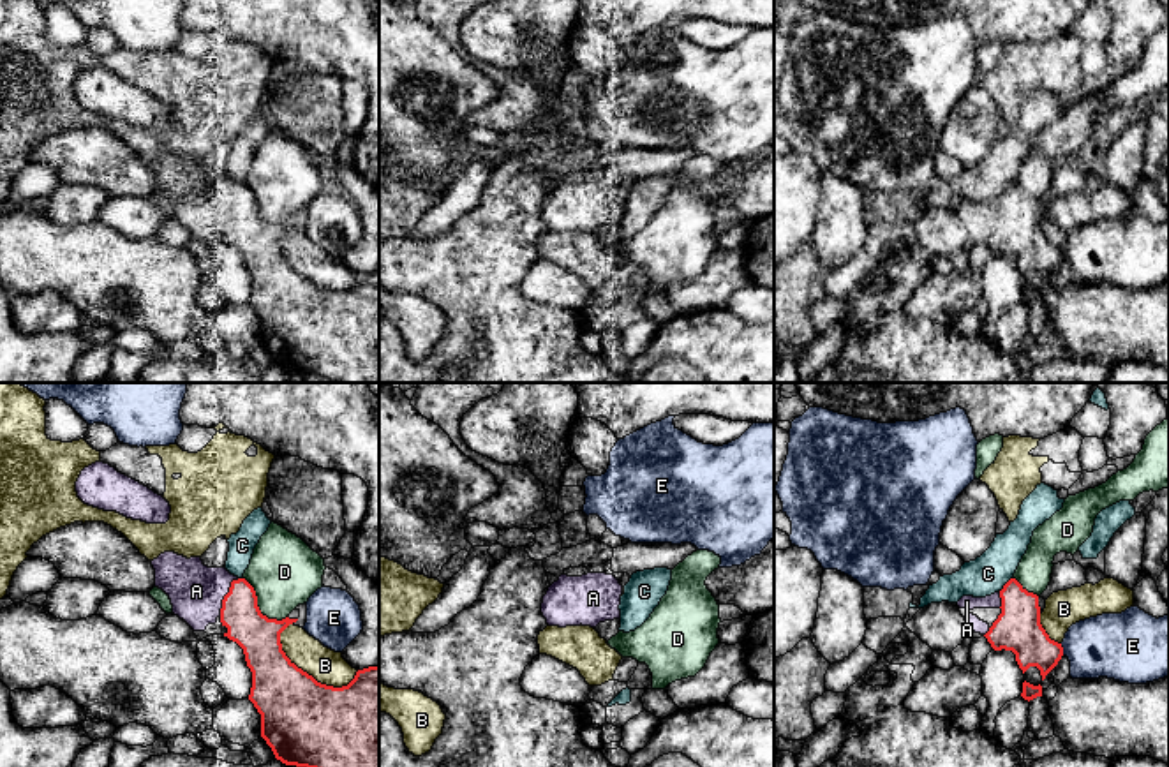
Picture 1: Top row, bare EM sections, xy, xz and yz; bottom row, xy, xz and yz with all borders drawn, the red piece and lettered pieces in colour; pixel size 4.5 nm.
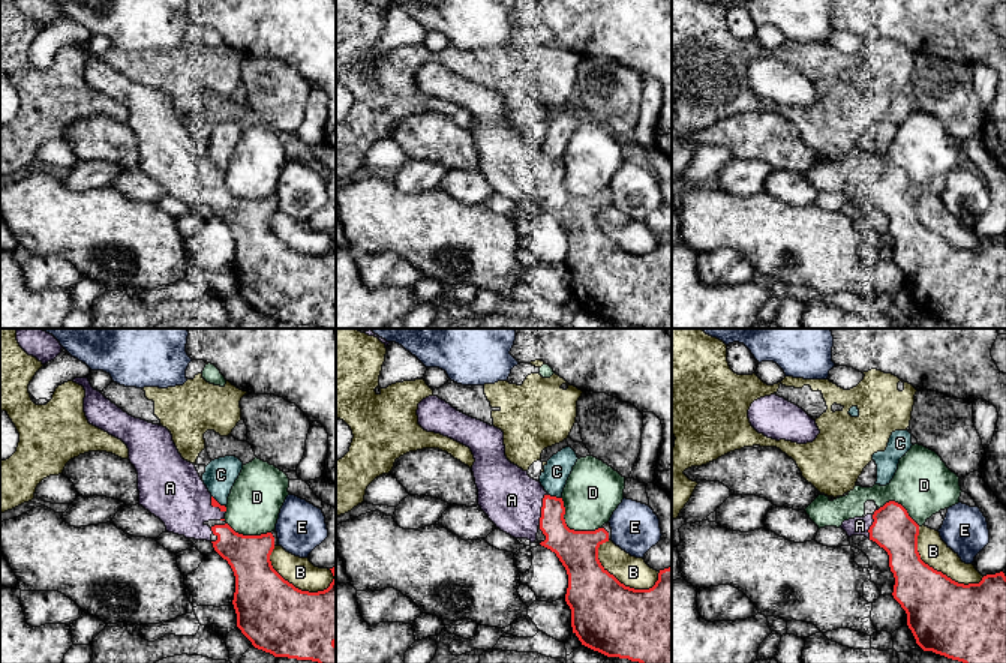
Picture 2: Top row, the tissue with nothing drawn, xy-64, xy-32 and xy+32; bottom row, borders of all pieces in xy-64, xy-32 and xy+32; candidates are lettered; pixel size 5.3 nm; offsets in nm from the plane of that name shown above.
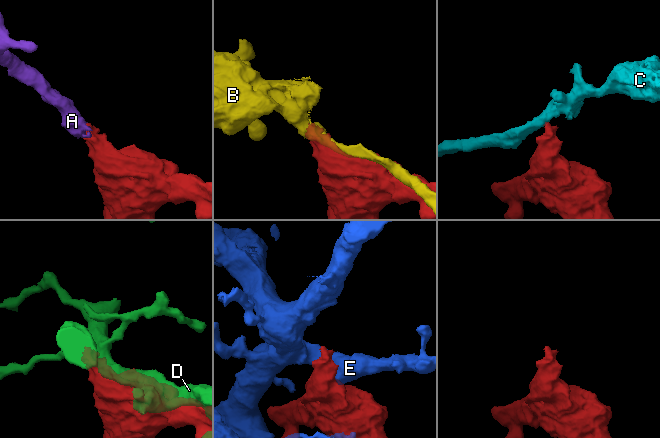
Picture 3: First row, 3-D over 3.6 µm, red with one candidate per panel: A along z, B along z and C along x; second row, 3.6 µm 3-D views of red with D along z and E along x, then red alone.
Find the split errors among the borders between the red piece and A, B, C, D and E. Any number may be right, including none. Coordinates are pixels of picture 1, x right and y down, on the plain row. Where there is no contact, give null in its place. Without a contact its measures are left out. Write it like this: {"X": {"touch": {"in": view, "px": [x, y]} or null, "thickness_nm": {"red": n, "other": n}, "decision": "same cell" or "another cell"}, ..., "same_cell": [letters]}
{"A": {"touch": {"in": "xy", "px": [224, 201]}, "thickness_nm": {"red": 190, "other": 260}, "decision": "same cell"}, "B": {"touch": {"in": "xy", "px": [311, 281]}, "thickness_nm": {"red": 400, "other": 160}, "decision": "another cell"}, "C": {"touch": {"in": "yz", "px": [1005, 189]}, "thickness_nm": {"red": 220, "other": 180}, "decision": "another cell"}, "D": {"touch": {"in": "xy", "px": [258, 212]}, "thickness_nm": {"red": 190, "other": 320}, "decision": "another cell"}, "E": {"touch": {"in": "yz", "px": [1062, 254]}, "thickness_nm": {"red": 220, "other": 300}, "decision": "another cell"}, "same_cell": ["A"]}

